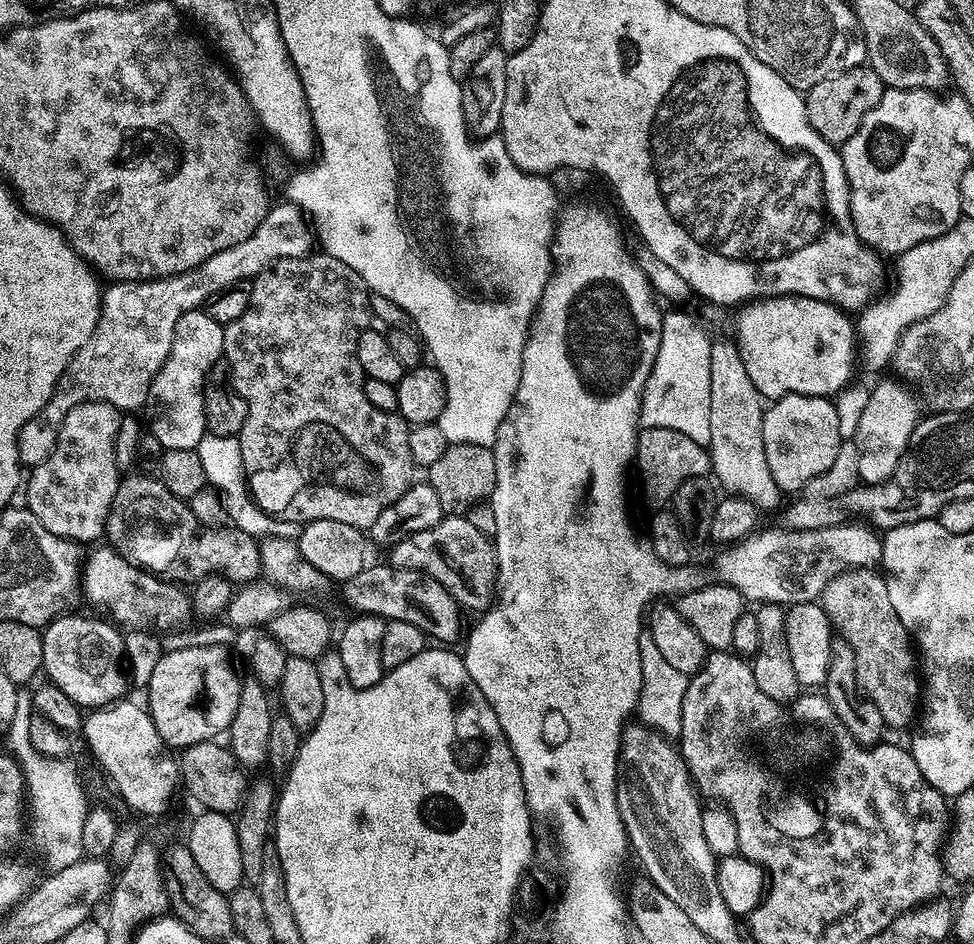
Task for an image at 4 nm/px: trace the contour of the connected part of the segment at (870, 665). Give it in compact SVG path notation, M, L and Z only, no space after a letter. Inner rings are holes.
M849 568L828 583L822 605L835 635L853 651L860 691L878 708L885 725L892 729L913 723L922 700L918 656L906 626L894 614L884 576L872 568Z

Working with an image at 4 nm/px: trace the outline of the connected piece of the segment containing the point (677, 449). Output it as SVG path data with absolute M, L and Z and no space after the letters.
M662 426L641 427L636 433L634 468L640 471L640 488L644 491L644 500L649 504L649 509L660 510L671 501L686 478L709 475L710 457L705 445L694 442L694 438L686 438L686 434L678 434L678 430Z

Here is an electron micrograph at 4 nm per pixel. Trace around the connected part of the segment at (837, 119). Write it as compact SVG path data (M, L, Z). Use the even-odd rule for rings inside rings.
M867 66L837 72L807 89L804 96L806 118L823 140L833 146L843 146L858 130L858 126L862 126L862 118L866 118L866 114L878 106L885 87L882 78L878 78L878 74L874 74L874 70Z

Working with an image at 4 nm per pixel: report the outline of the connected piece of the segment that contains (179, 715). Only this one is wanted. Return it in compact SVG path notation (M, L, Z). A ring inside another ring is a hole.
M216 644L165 651L146 685L146 707L162 742L169 749L183 750L198 742L223 737L234 718L234 710L238 710L241 683L242 676L236 673L227 650Z

